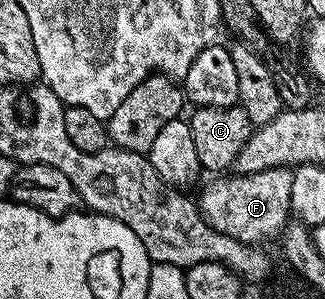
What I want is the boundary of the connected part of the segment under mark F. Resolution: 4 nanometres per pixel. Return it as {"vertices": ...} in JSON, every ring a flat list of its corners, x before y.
{"vertices":[[275,167,249,175,232,173,227,177,213,179,216,180,198,195,198,206,205,222,218,233,234,237,234,241,264,245,267,244,267,239,272,239,275,235,277,238,288,225,292,215,290,205,292,171,289,168]]}

